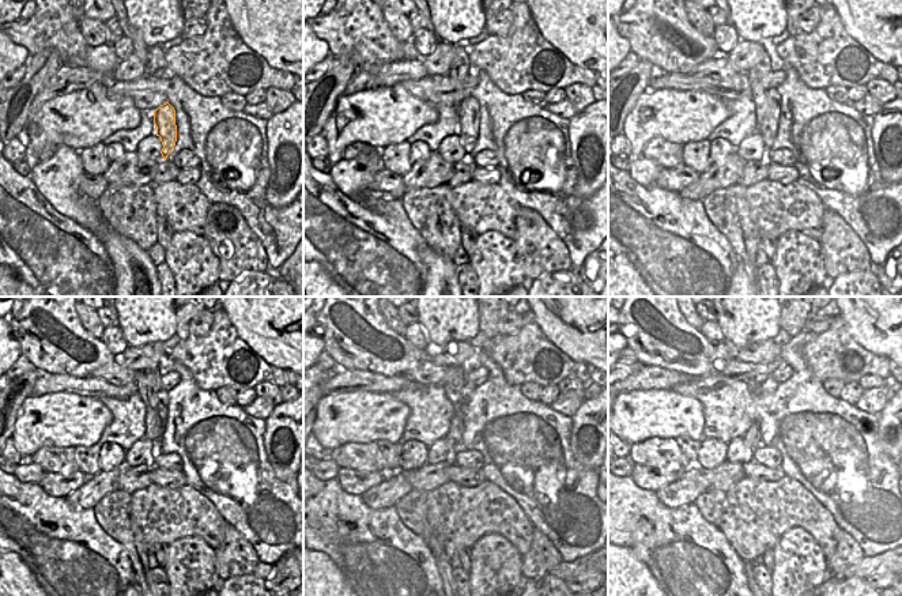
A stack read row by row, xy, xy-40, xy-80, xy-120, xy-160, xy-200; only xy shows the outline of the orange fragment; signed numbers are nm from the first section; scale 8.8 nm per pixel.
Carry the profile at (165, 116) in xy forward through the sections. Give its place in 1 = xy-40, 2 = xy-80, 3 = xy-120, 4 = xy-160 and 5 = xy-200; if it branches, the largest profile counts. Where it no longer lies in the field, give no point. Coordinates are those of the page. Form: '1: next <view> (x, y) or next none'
1: next xy-40 (468, 110)
2: next xy-80 (769, 128)
3: next xy-120 (162, 395)
4: next xy-160 (467, 389)
5: next xy-200 (769, 385)

